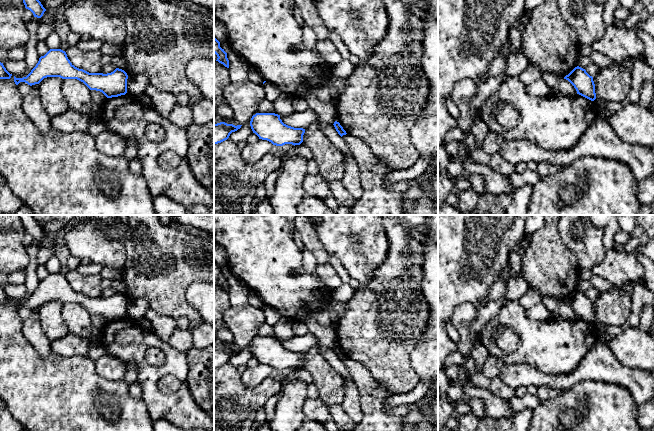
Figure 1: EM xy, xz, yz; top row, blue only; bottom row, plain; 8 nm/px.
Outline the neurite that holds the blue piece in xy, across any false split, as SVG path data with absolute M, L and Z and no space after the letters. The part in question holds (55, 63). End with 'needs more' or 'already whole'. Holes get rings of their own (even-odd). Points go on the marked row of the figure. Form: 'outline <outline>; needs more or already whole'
outline M50 49L44 56L39 58L36 66L23 78L16 78L18 85L25 82L32 86L39 84L44 78L60 77L62 79L77 79L83 82L90 90L102 92L107 98L118 97L127 93L127 73L119 68L113 72L89 73L75 67L61 49Z; already whole

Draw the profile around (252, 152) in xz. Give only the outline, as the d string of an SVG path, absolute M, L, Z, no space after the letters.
M259 139L256 142L248 143L241 150L241 157L247 164L253 164L261 160L265 155L271 153L273 144L267 140Z

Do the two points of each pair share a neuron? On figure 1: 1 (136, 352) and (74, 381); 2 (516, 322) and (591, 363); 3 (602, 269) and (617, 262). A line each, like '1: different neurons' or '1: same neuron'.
1: different neurons
2: different neurons
3: same neuron

